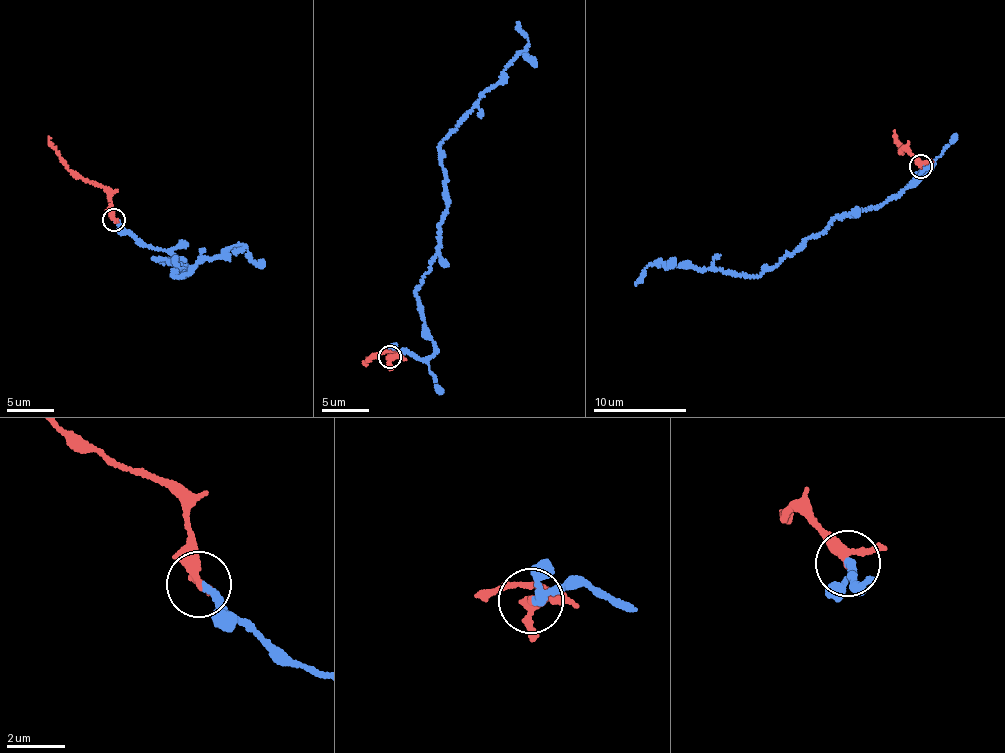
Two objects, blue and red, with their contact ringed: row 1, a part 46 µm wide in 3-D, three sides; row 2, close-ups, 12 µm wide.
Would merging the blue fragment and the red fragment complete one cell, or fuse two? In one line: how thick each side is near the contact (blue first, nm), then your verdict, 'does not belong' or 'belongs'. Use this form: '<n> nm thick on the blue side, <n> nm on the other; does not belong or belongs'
240 nm thick on the blue side, 240 nm on the other; belongs

